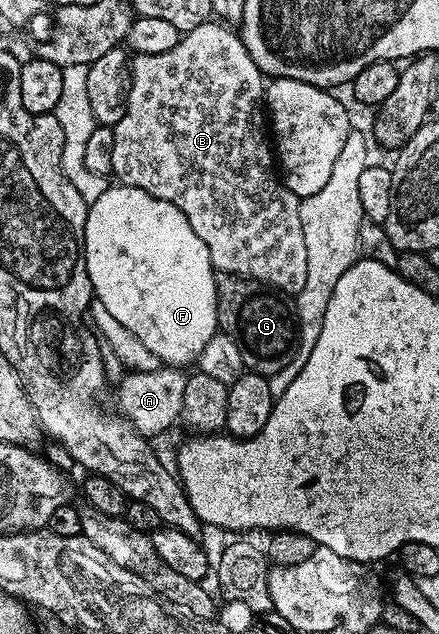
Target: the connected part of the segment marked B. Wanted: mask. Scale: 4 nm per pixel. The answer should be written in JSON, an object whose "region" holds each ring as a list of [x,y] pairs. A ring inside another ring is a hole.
{"region":[[[208,19],[204,25],[193,27],[193,31],[182,34],[177,47],[173,47],[173,51],[165,51],[165,55],[132,56],[129,61],[129,73],[123,114],[113,127],[111,173],[115,177],[114,180],[120,185],[137,187],[157,199],[177,206],[185,215],[185,219],[189,219],[189,227],[197,231],[197,239],[201,239],[201,243],[209,247],[209,259],[219,273],[251,277],[255,281],[262,281],[263,284],[271,286],[283,295],[299,293],[301,287],[305,287],[305,275],[309,272],[309,259],[305,251],[305,231],[301,227],[299,214],[300,198],[295,197],[293,191],[289,191],[289,187],[283,185],[280,174],[275,170],[277,161],[273,156],[273,141],[269,136],[269,121],[265,116],[265,78],[257,63],[253,63],[242,37],[234,28]]]}

